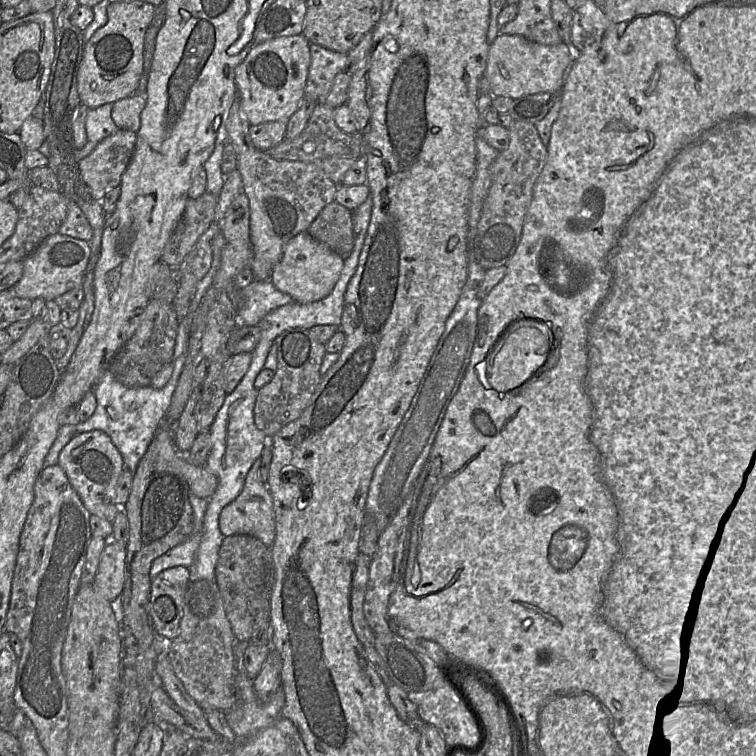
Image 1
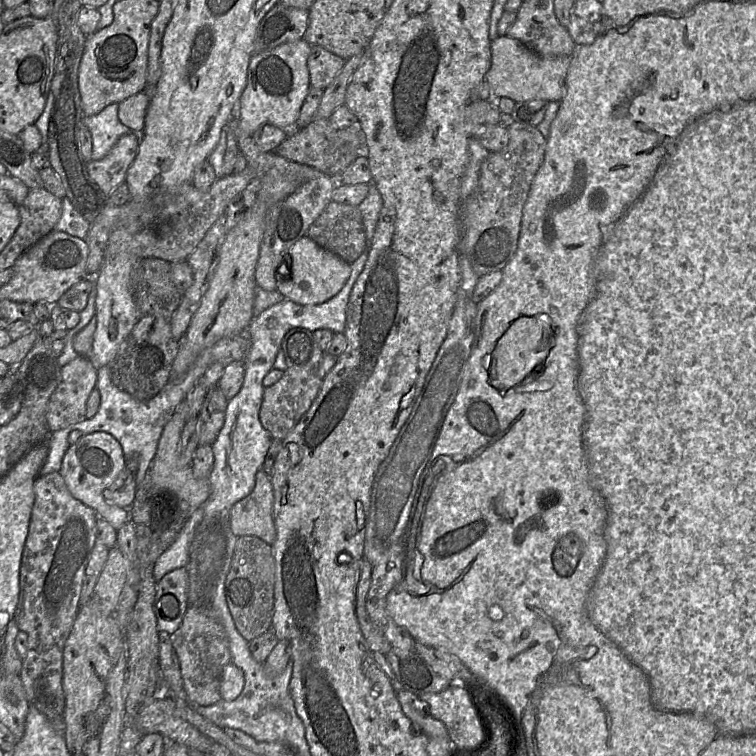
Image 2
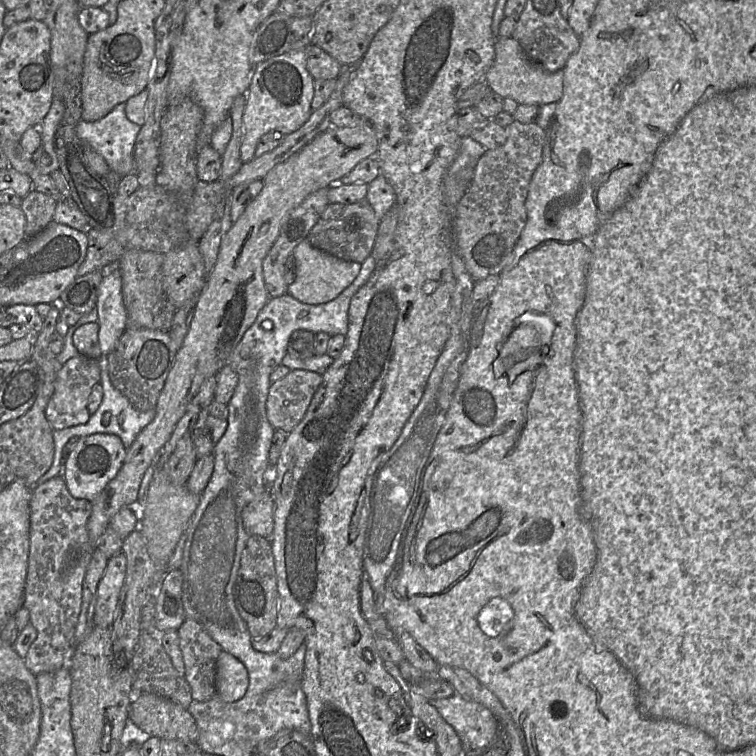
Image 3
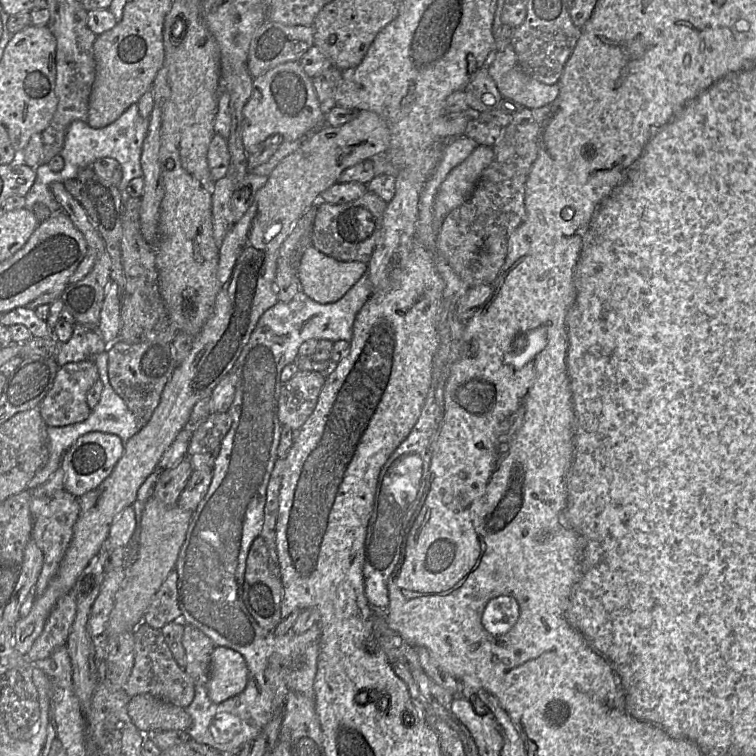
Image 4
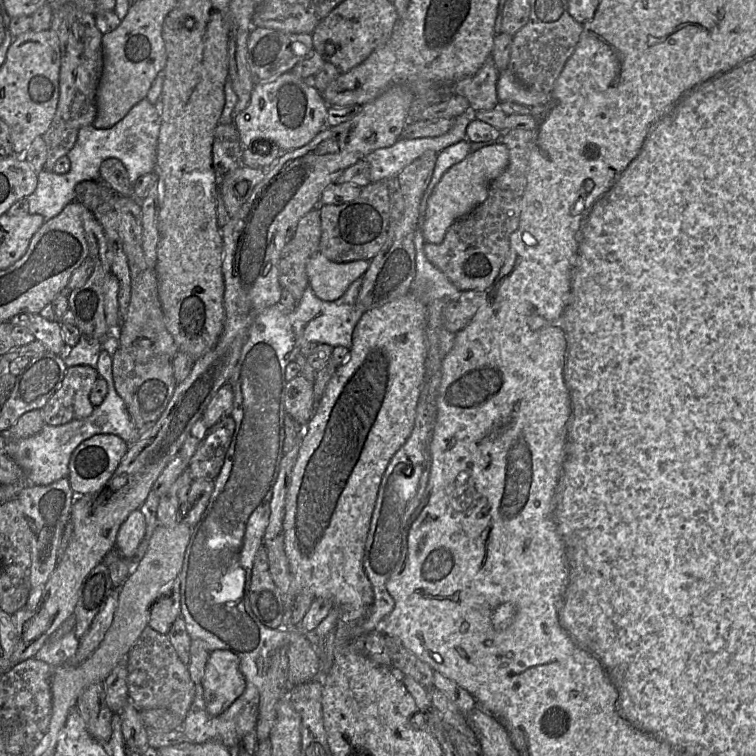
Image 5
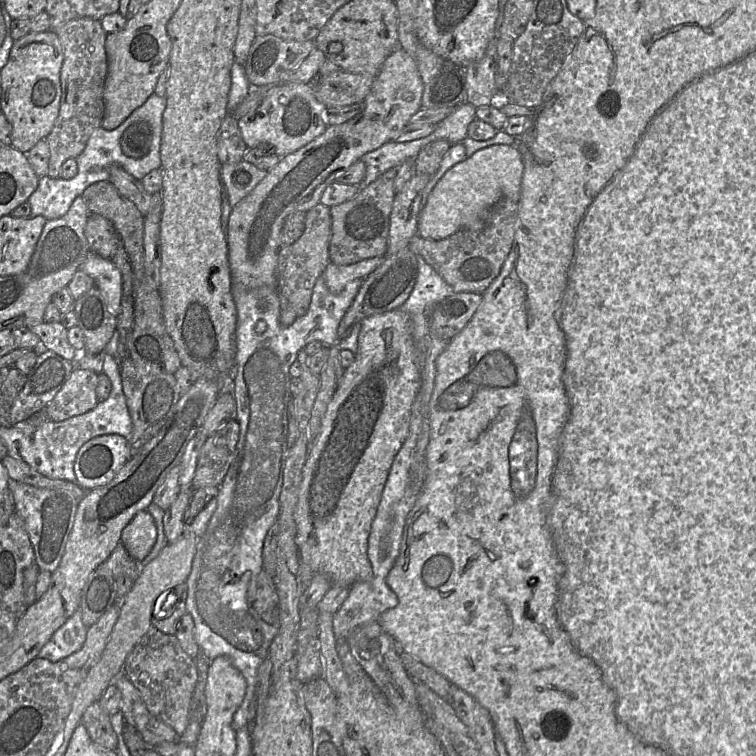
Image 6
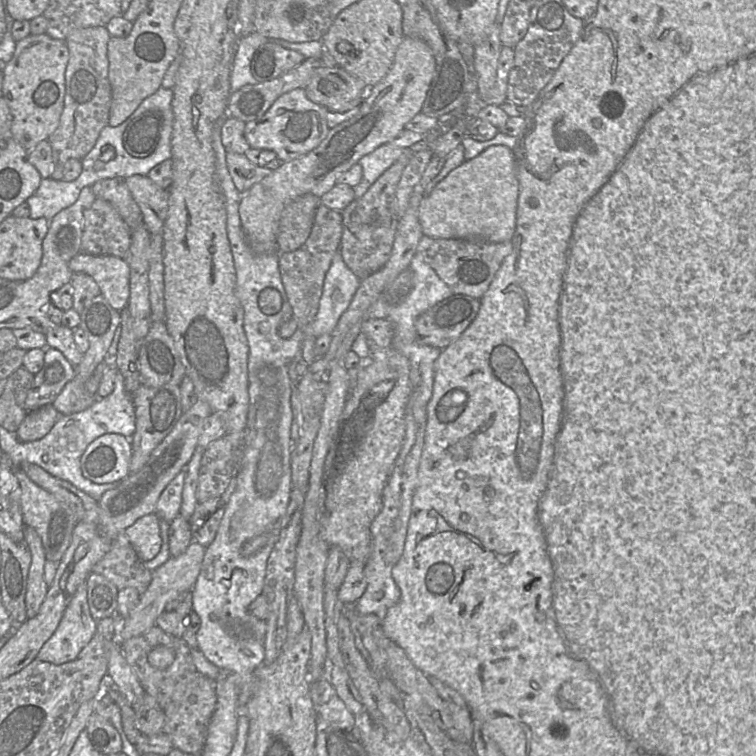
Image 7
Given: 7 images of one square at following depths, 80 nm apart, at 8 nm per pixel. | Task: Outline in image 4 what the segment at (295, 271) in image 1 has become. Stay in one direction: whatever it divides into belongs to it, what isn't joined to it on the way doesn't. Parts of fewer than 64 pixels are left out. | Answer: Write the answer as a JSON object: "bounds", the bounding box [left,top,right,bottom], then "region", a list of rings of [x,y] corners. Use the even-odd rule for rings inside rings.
{"bounds":[296,247,367,304],"region":[[[308,247],[300,261],[296,275],[300,290],[320,304],[338,301],[367,272],[361,261],[339,261]]]}

